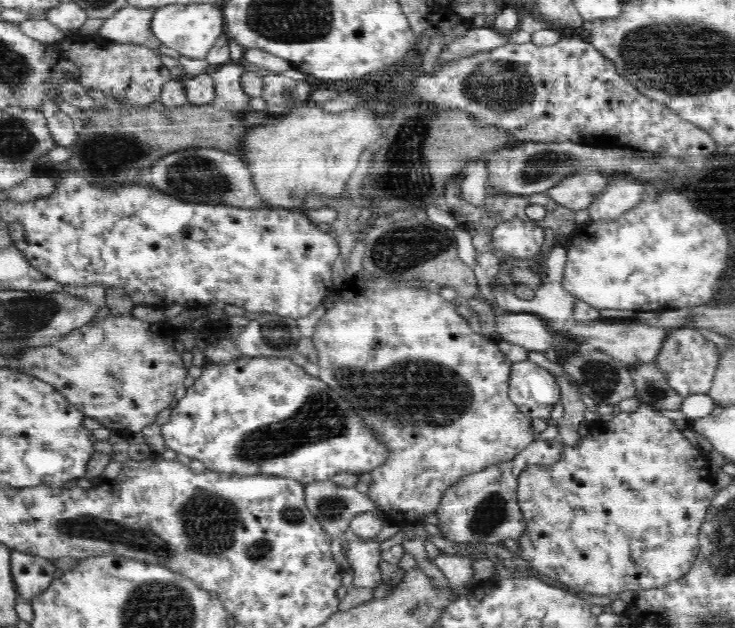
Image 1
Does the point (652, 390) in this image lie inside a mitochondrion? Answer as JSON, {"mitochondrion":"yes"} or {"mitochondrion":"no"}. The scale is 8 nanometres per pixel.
{"mitochondrion":"yes"}

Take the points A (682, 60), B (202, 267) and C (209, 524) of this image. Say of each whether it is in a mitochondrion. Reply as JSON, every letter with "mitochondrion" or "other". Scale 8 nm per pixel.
{"A":"mitochondrion","B":"mitochondrion","C":"mitochondrion"}

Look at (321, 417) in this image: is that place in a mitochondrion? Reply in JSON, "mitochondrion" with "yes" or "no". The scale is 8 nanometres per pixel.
{"mitochondrion":"yes"}

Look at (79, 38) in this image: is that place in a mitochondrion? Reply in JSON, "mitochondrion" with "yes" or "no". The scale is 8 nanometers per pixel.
{"mitochondrion":"no"}

